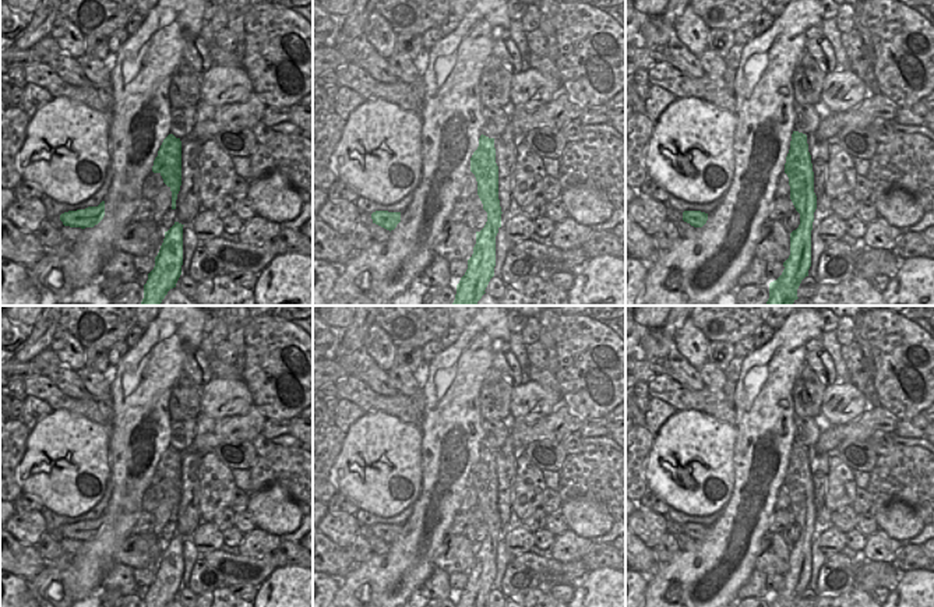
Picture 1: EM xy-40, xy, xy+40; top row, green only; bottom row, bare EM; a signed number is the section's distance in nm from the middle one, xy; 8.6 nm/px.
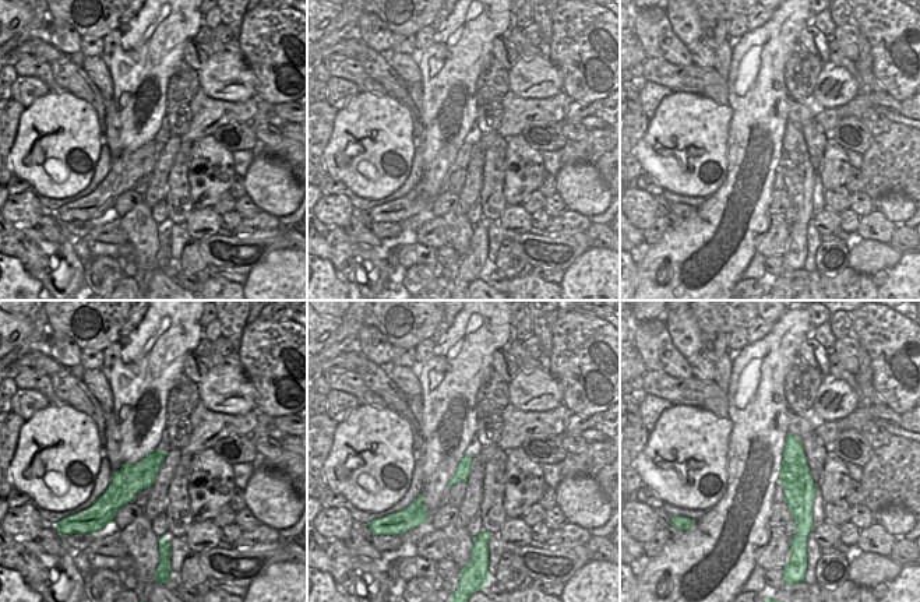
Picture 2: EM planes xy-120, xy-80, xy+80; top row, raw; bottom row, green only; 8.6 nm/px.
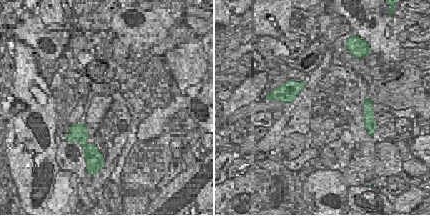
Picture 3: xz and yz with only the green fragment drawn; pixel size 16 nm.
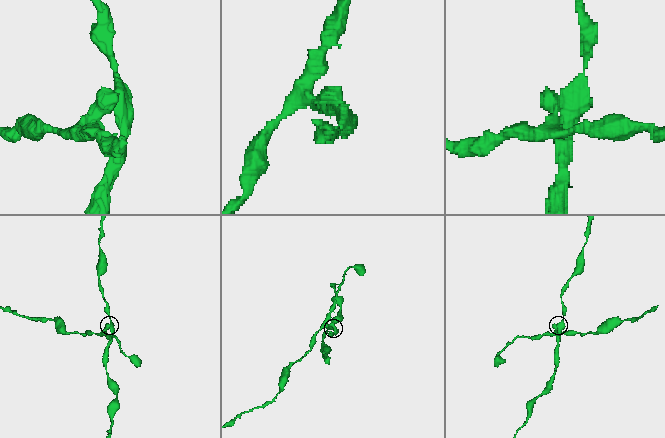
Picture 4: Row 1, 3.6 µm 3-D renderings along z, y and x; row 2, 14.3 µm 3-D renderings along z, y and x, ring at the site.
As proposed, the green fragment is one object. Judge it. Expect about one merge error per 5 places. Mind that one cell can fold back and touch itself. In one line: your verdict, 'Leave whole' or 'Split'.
Split.

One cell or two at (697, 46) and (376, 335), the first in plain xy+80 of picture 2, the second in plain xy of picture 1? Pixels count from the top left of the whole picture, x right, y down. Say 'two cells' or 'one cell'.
two cells

